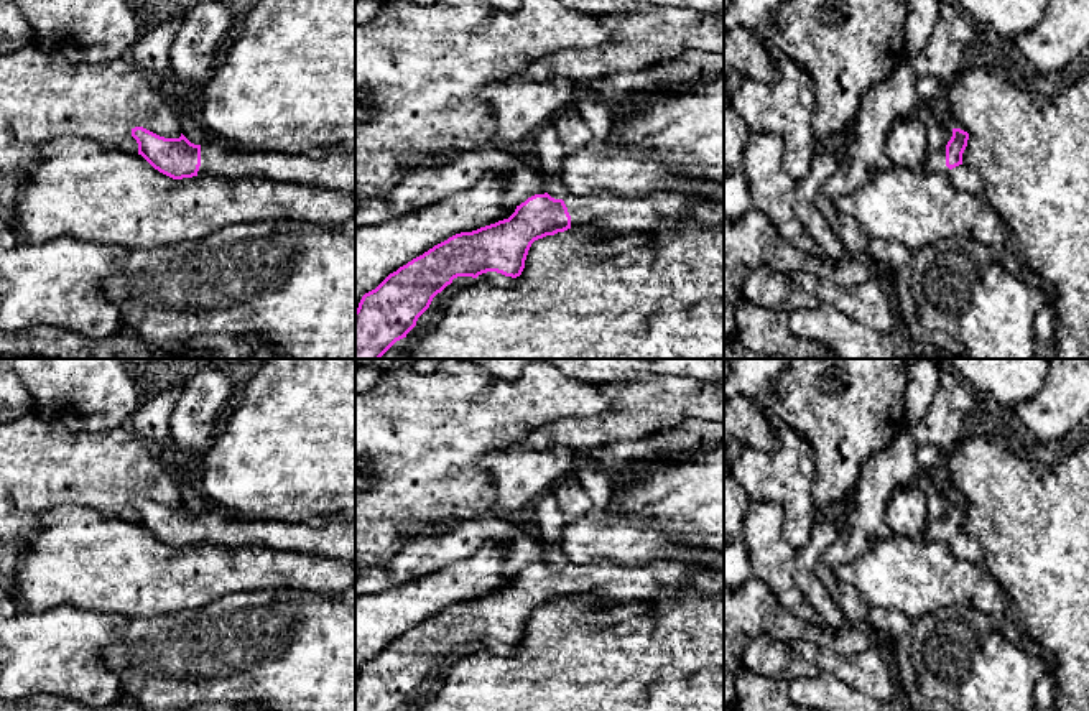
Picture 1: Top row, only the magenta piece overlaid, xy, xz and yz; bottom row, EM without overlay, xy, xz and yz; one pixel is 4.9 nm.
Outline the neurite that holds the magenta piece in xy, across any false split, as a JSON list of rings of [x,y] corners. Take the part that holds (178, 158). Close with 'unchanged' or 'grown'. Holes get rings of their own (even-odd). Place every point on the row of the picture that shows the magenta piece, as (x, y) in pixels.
[[[143,127],[132,128],[141,155],[155,170],[173,178],[220,176],[225,179],[260,178],[276,183],[304,184],[336,189],[355,198],[355,153],[311,158],[306,155],[286,155],[281,151],[245,151],[215,137],[202,145],[191,143],[183,133],[179,138],[165,138]]]; grown

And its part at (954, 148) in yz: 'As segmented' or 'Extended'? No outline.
Extended

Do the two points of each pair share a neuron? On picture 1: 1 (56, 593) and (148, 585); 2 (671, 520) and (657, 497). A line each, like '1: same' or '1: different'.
1: same
2: same

